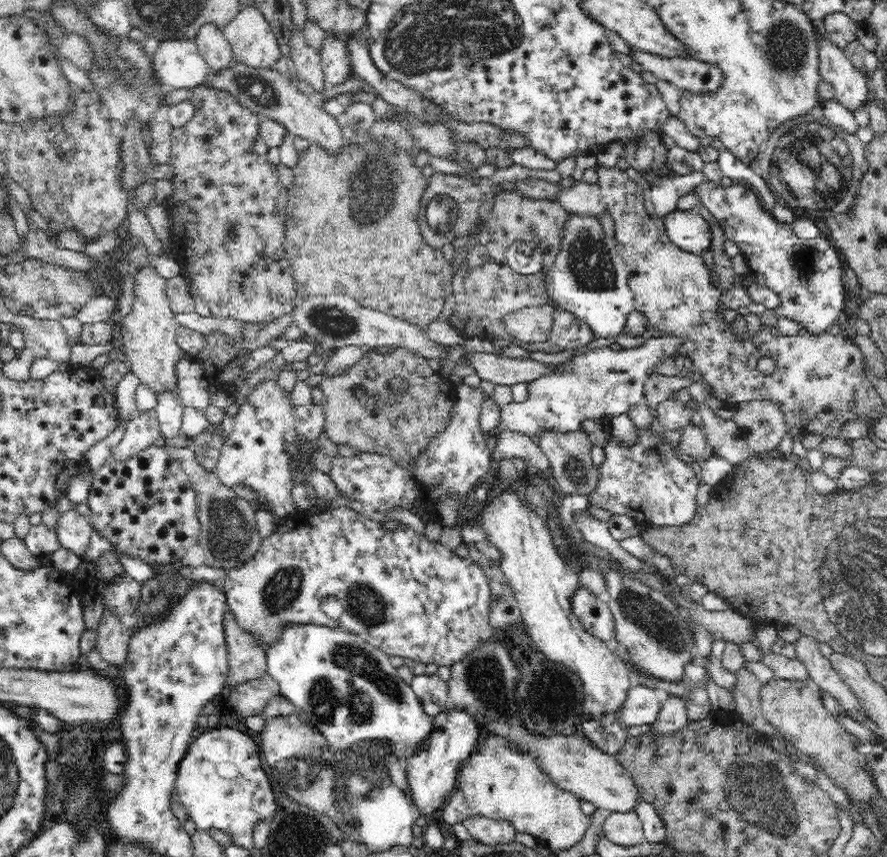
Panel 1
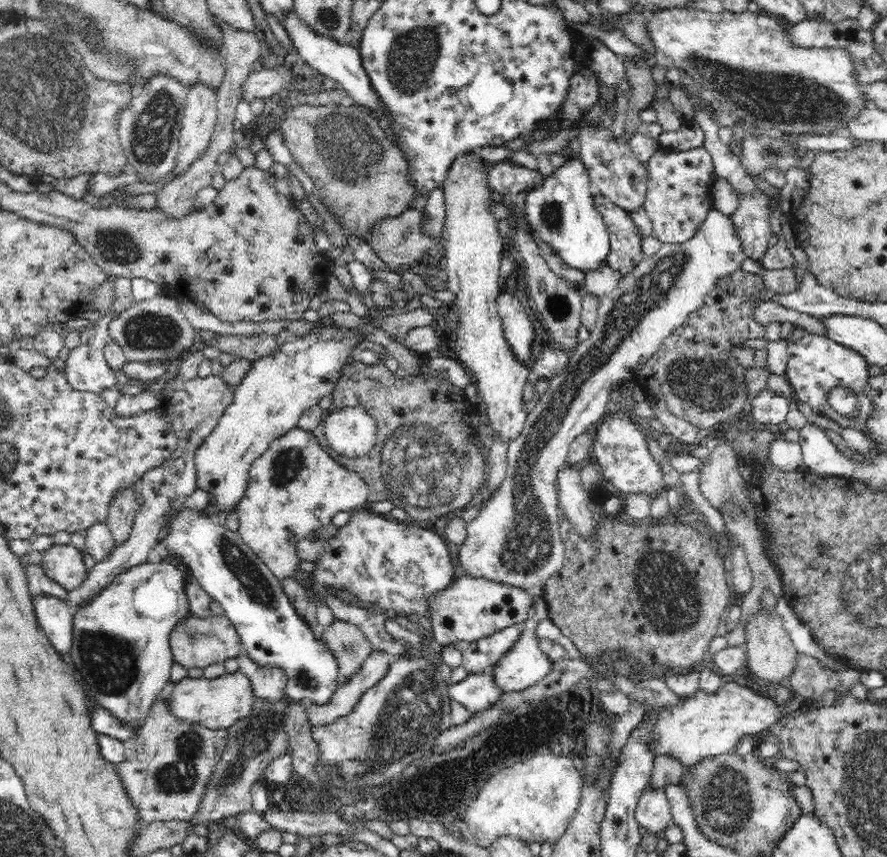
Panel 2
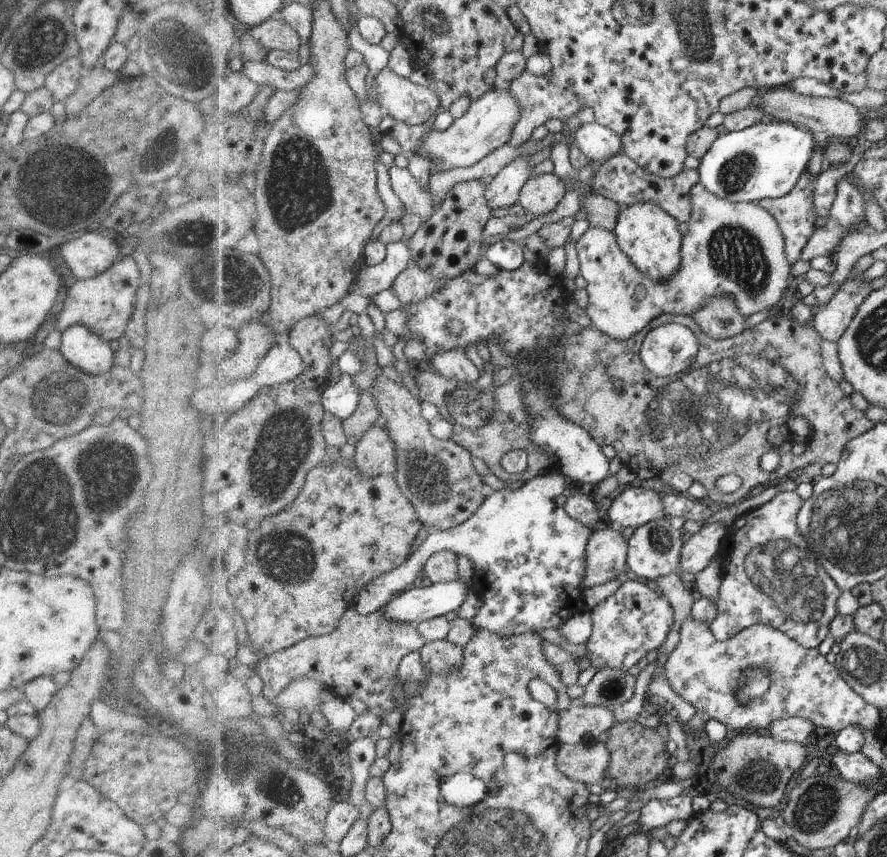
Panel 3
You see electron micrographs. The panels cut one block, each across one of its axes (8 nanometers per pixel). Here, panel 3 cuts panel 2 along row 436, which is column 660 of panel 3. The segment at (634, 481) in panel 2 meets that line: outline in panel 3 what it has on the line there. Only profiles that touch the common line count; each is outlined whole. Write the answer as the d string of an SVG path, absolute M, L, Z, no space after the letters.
M631 575L622 581L614 594L586 612L591 616L593 627L590 638L585 642L585 656L597 672L607 668L630 672L640 658L644 658L650 650L656 650L666 640L675 617L669 600L660 596L656 587L648 588L644 580Z

